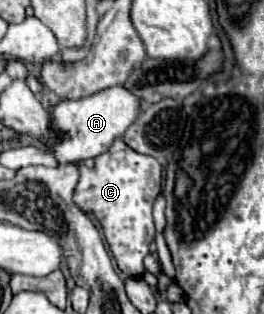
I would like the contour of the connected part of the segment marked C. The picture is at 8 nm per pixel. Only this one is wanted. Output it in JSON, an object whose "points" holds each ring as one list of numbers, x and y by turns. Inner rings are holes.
{"points":[[115,139,109,151,95,157,95,169,81,165,75,203,99,219,119,269,129,277,137,277,145,271,143,257,149,253,149,243,155,237,151,207,161,193,161,173,163,167,155,157,135,153,123,139]]}

